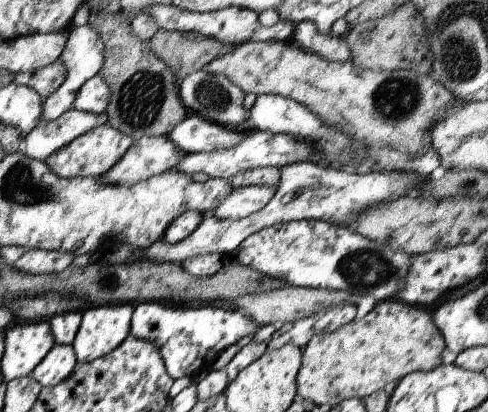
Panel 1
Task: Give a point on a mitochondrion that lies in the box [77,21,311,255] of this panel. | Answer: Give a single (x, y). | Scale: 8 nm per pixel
(138, 99)

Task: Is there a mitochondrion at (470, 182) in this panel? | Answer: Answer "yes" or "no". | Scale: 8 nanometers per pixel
yes

